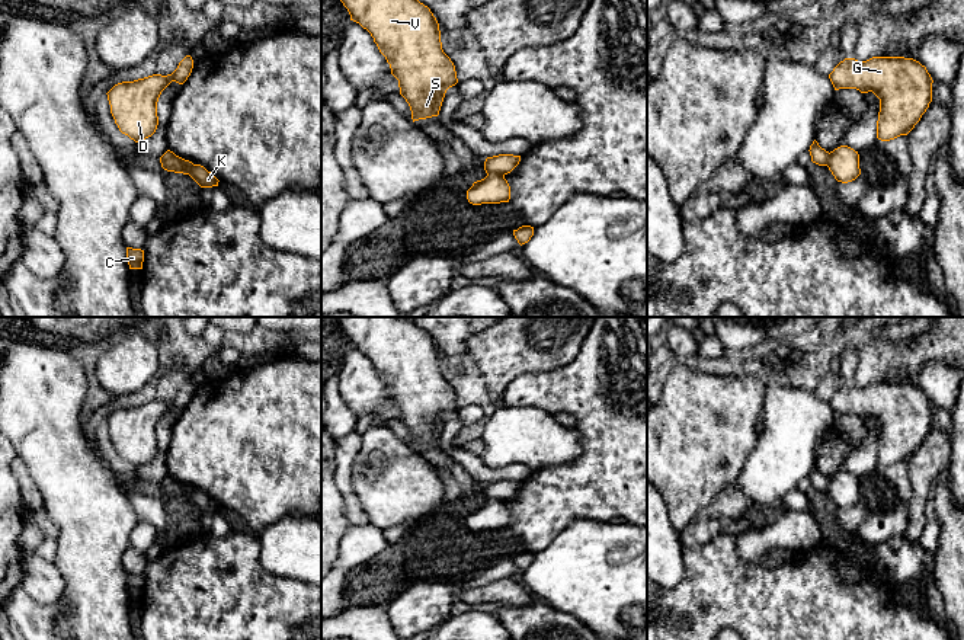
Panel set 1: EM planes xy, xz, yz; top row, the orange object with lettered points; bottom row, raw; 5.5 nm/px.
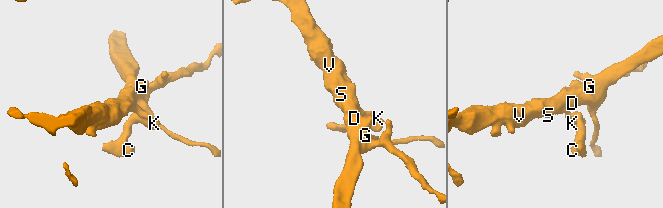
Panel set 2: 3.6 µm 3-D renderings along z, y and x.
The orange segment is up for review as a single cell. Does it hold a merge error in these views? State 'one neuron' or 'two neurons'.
two neurons

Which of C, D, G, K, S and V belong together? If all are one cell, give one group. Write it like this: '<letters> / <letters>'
C K / D G S V

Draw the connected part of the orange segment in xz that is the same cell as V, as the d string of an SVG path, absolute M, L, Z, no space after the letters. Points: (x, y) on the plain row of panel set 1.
M336 317L350 346L366 355L398 406L411 445L438 442L445 419L458 409L443 378L430 335L406 317Z

